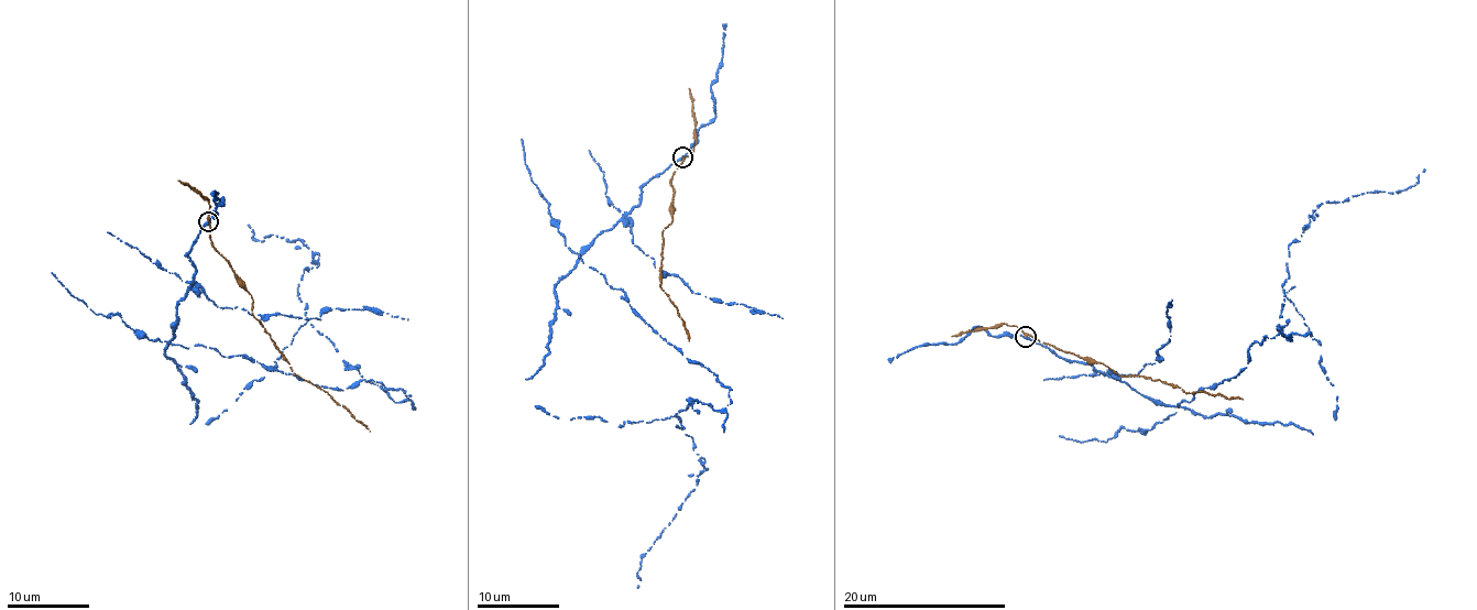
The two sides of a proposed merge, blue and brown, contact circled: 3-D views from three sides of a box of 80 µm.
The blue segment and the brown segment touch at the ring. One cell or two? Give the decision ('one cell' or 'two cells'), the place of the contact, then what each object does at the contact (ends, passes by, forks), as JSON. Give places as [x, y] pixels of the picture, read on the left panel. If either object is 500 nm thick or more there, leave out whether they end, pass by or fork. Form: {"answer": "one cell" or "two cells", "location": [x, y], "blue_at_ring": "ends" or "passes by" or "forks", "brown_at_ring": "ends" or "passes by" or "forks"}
{"answer": "two cells", "location": [208, 221], "blue_at_ring": "passes by", "brown_at_ring": "ends"}

